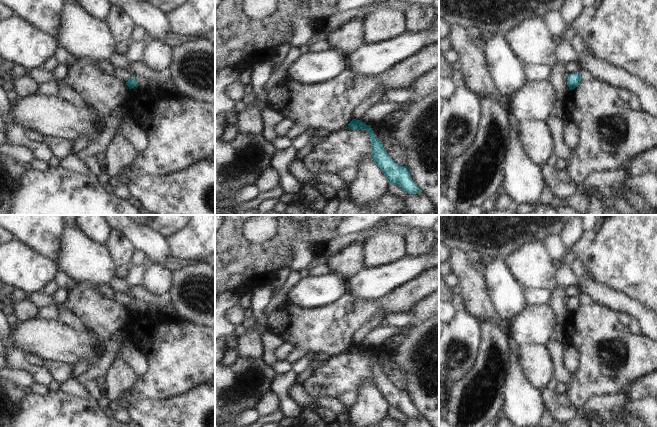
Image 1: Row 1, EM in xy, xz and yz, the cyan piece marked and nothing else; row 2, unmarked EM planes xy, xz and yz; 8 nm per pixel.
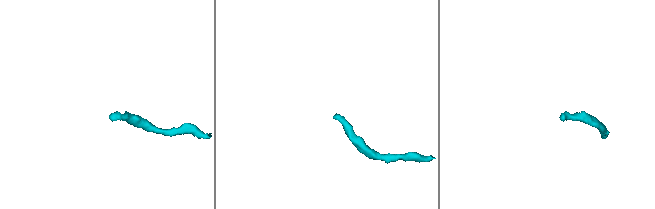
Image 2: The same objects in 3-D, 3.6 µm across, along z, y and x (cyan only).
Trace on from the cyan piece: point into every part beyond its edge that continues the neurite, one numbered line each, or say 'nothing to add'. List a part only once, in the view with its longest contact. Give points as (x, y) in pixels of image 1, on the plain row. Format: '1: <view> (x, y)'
nothing to add

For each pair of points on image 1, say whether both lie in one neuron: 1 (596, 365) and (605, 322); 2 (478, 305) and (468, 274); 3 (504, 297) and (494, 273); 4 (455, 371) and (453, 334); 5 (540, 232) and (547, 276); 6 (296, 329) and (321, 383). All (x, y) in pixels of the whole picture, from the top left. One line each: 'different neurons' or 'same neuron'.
1: same neuron
2: same neuron
3: same neuron
4: same neuron
5: different neurons
6: different neurons

